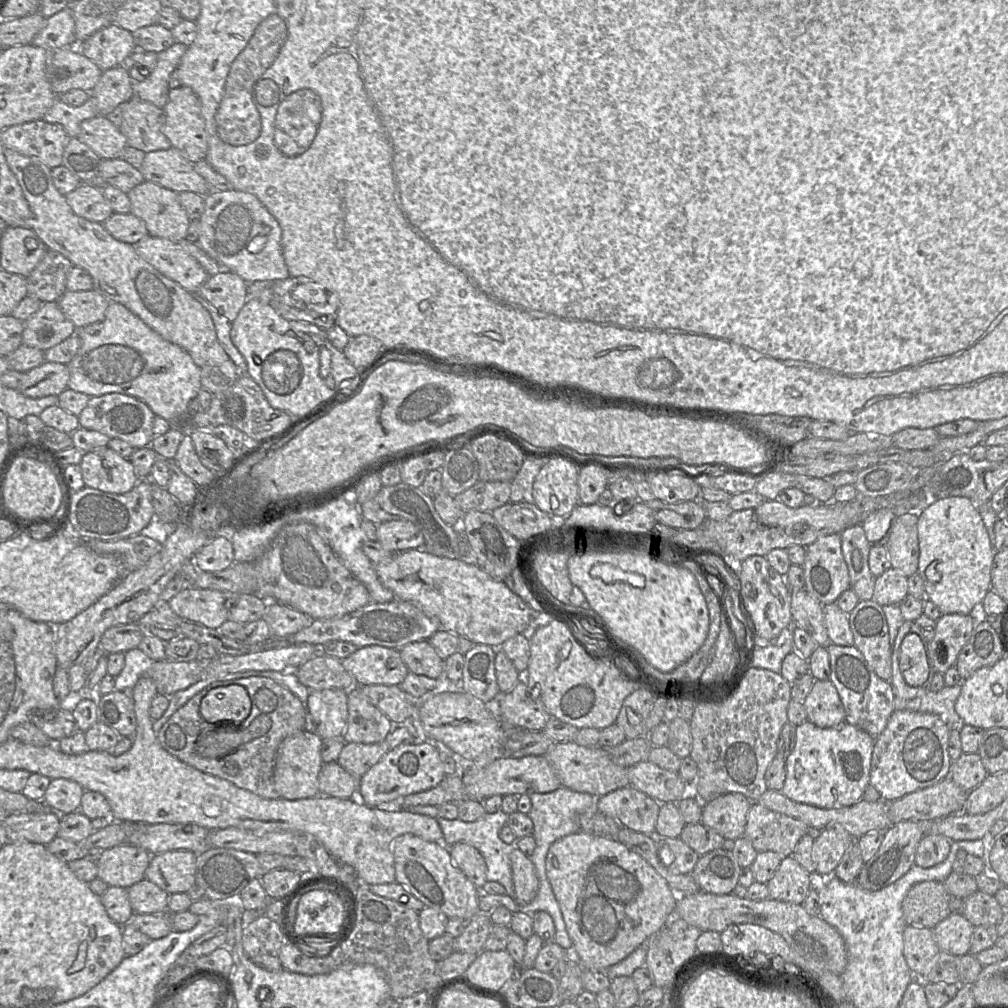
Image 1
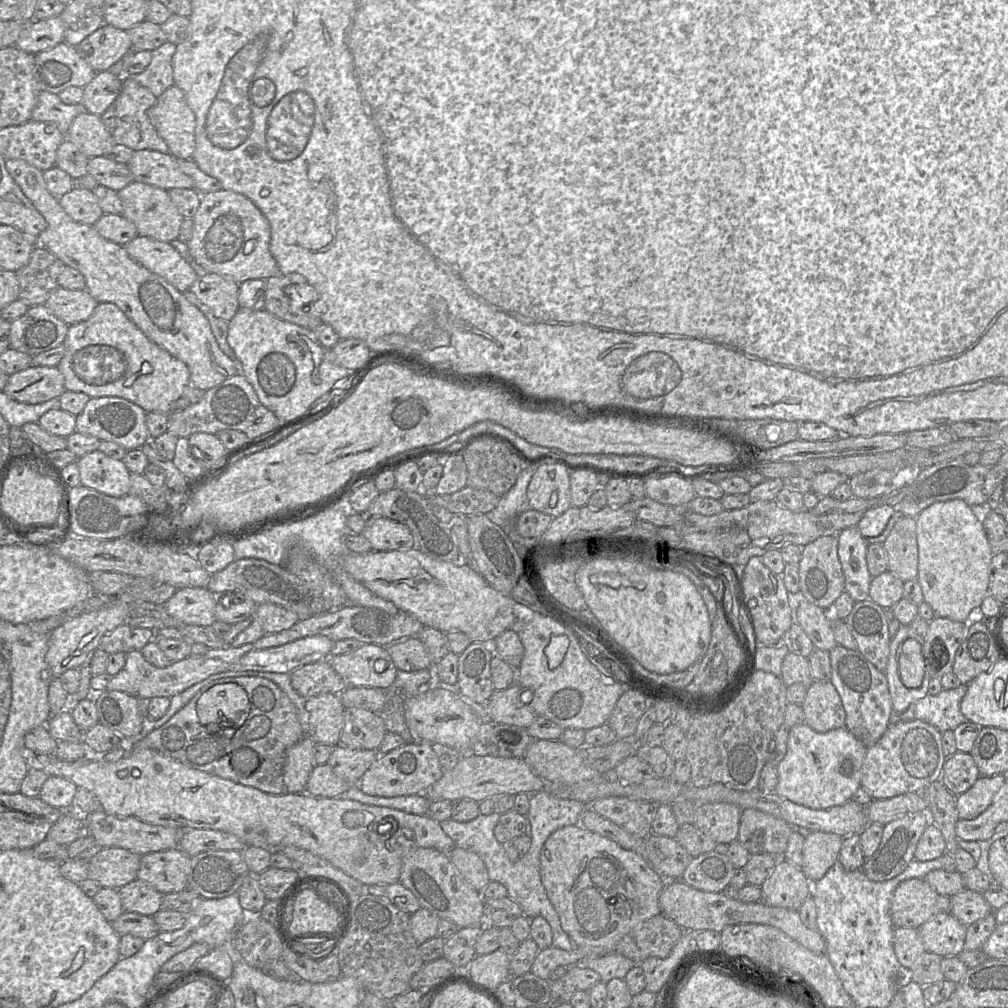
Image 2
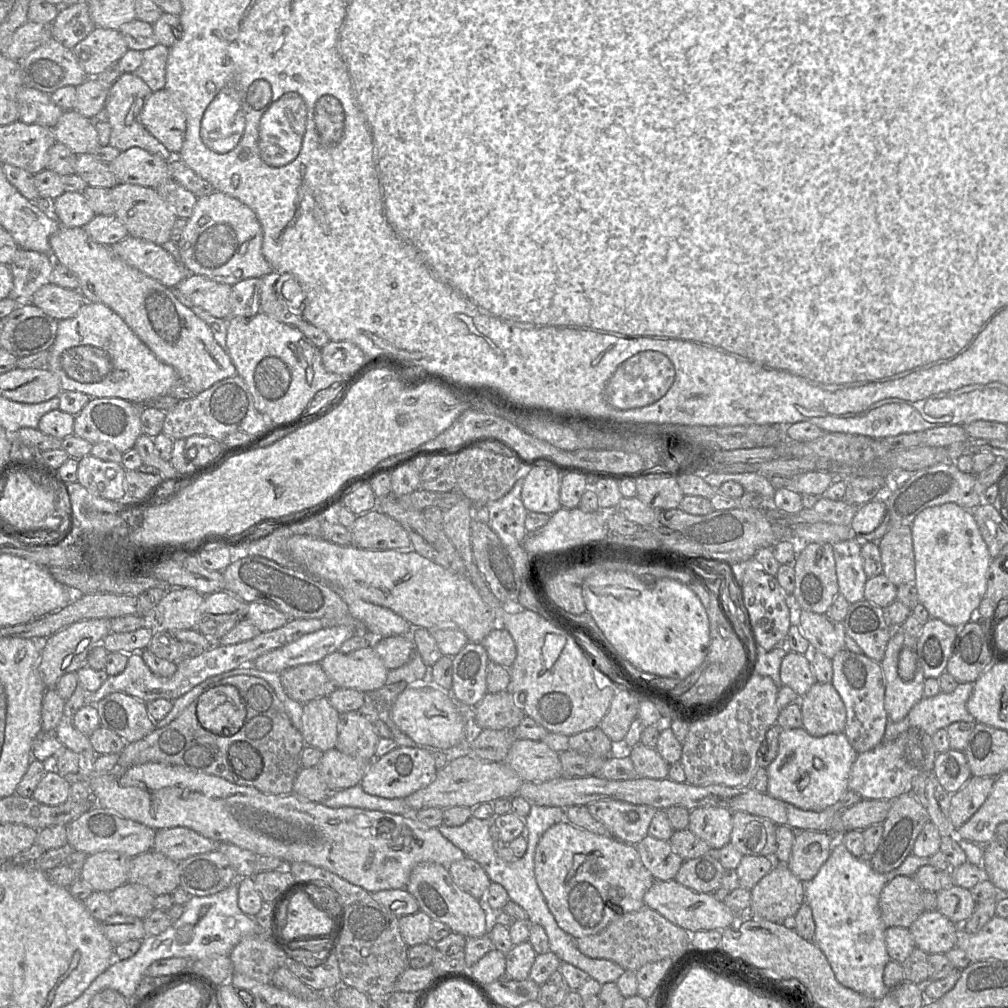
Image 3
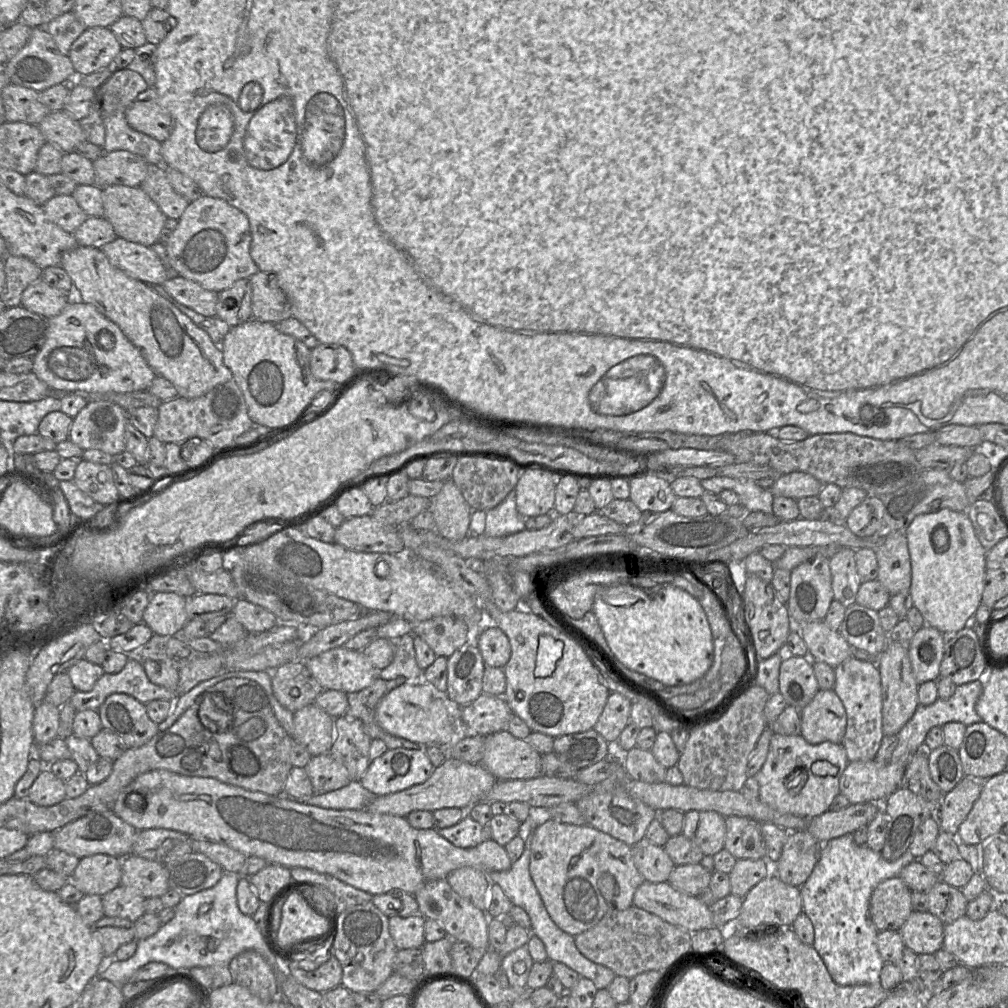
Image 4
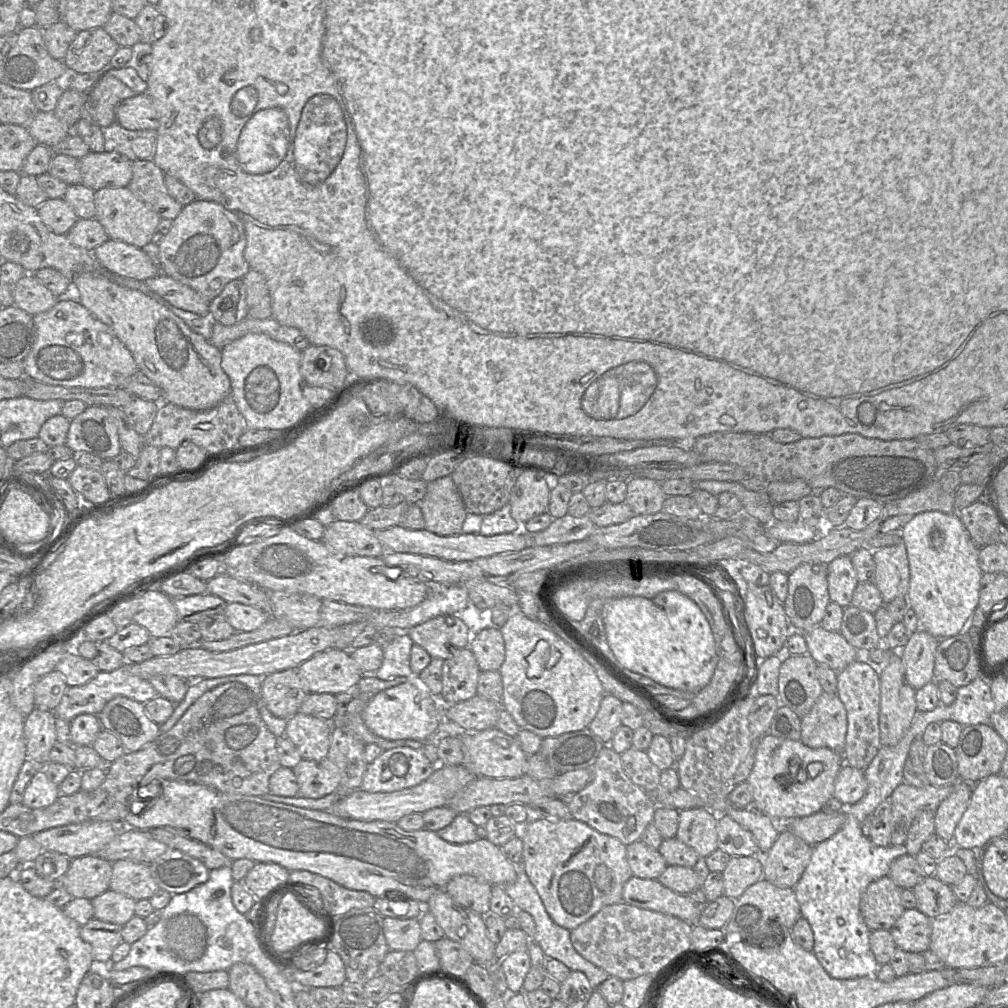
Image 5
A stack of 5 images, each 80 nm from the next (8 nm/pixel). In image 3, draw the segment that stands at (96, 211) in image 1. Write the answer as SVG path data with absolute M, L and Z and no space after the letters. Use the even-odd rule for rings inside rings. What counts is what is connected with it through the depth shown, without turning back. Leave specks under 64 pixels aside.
M67 191L50 201L50 213L67 227L84 227L95 216L83 193Z

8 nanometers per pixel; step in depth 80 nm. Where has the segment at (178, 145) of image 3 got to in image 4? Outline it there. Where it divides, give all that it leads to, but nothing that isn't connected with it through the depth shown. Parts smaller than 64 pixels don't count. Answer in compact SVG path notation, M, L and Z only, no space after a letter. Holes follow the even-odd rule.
M154 87L140 93L125 112L128 124L135 130L165 141L173 130L173 119L165 109Z

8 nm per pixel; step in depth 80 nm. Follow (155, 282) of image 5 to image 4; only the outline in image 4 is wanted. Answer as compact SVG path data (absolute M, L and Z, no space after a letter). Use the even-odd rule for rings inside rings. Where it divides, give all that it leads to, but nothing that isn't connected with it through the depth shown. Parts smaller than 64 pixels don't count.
M171 276L163 284L164 291L182 305L206 317L216 316L218 293L206 290L195 281Z

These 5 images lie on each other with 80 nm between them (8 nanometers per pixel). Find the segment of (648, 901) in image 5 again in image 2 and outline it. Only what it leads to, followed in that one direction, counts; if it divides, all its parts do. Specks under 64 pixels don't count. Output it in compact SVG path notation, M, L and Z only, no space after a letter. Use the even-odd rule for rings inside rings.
M681 879L668 880L659 895L661 912L676 922L685 931L721 932L729 925L757 923L780 929L792 939L815 953L826 953L826 942L818 929L810 929L801 921L798 910L769 906L759 902L742 902L728 898L720 892L698 890Z

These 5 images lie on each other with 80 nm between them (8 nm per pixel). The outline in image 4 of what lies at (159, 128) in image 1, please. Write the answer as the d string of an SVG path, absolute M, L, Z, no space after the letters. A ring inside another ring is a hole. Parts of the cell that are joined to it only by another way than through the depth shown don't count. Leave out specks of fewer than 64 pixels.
M129 68L114 70L111 77L100 87L100 108L103 108L103 122L105 125L105 153L117 150L126 150L143 157L148 163L161 163L160 149L161 142L140 131L133 129L126 120L126 109L142 92L146 91L149 85L144 78Z

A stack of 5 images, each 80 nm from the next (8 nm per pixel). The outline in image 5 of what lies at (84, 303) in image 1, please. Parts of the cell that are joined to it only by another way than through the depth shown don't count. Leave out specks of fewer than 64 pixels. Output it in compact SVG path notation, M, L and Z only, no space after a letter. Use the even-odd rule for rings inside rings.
M26 273L14 287L14 305L31 315L51 309L58 297L32 273Z

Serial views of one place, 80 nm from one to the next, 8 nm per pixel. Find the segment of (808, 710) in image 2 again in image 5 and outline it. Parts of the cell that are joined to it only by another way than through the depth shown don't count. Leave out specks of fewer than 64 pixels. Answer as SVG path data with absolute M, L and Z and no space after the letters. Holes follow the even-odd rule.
M823 692L811 710L801 717L800 741L810 748L827 747L843 756L847 733L847 712L837 693Z

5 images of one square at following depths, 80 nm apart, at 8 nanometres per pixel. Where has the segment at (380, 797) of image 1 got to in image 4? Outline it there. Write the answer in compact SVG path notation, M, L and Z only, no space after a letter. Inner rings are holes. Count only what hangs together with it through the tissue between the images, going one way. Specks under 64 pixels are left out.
M425 748L388 749L370 762L359 782L376 796L384 796L424 783L434 769Z

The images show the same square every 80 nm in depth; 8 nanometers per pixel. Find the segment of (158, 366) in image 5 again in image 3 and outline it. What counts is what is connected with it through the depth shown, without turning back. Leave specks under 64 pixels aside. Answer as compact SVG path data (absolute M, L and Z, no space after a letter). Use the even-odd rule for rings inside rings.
M60 225L58 230L51 235L49 243L54 261L65 265L78 276L79 289L85 300L105 304L116 312L161 362L175 369L179 380L195 394L203 392L218 381L237 374L237 369L228 352L219 346L206 322L183 305L173 289L128 265L113 252L111 246L95 242L84 227Z

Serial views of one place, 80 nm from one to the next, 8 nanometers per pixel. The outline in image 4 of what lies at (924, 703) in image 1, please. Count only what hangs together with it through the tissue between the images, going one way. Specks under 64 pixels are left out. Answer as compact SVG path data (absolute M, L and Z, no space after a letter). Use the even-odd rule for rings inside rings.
M982 680L972 681L966 684L957 685L954 694L948 699L938 698L928 706L919 705L900 732L893 736L885 736L882 739L878 753L874 761L878 765L907 765L912 755L924 747L926 735L935 726L943 727L949 722L960 722L966 726L981 722L982 719L976 712L976 703L983 691Z

